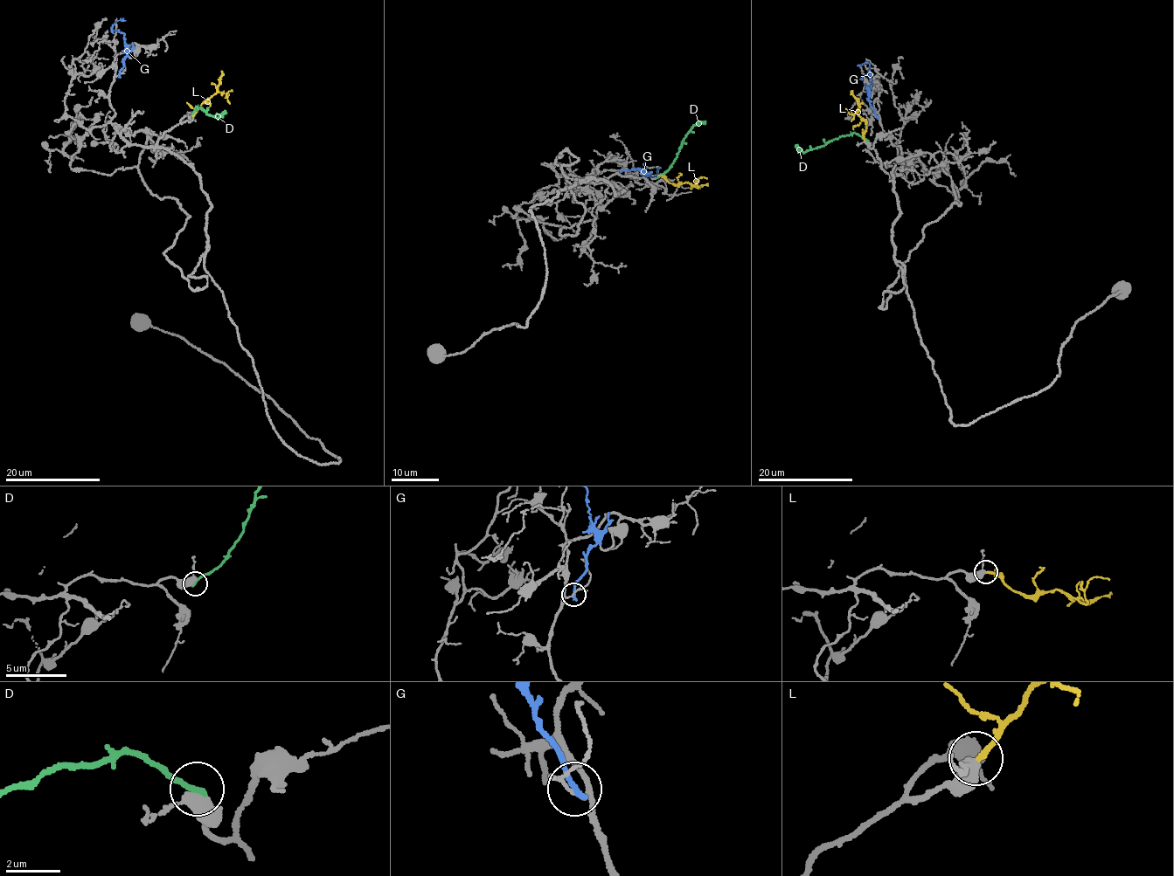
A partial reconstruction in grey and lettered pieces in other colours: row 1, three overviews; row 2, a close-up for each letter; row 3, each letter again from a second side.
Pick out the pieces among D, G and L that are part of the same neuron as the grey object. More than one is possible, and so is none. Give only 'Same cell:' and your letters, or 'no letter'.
Same cell: L

